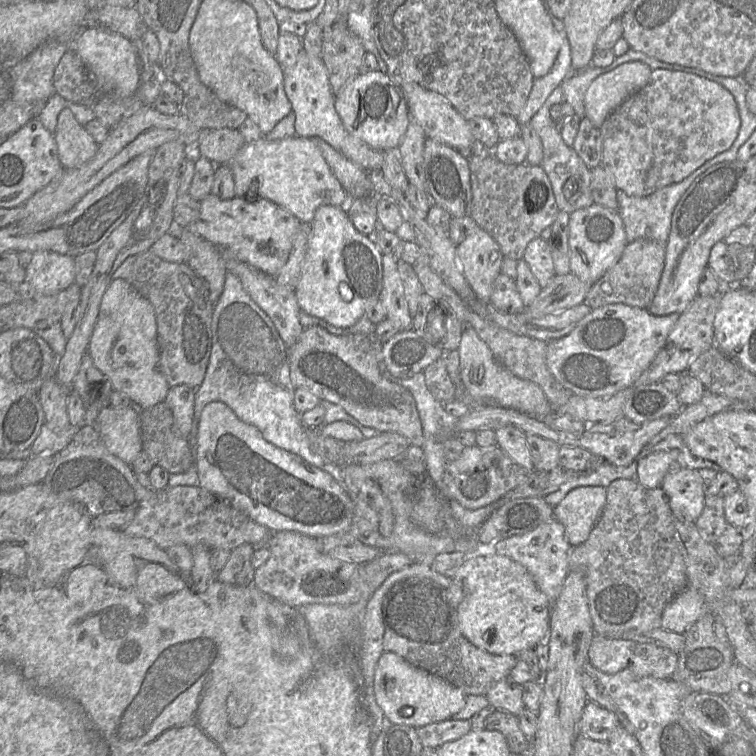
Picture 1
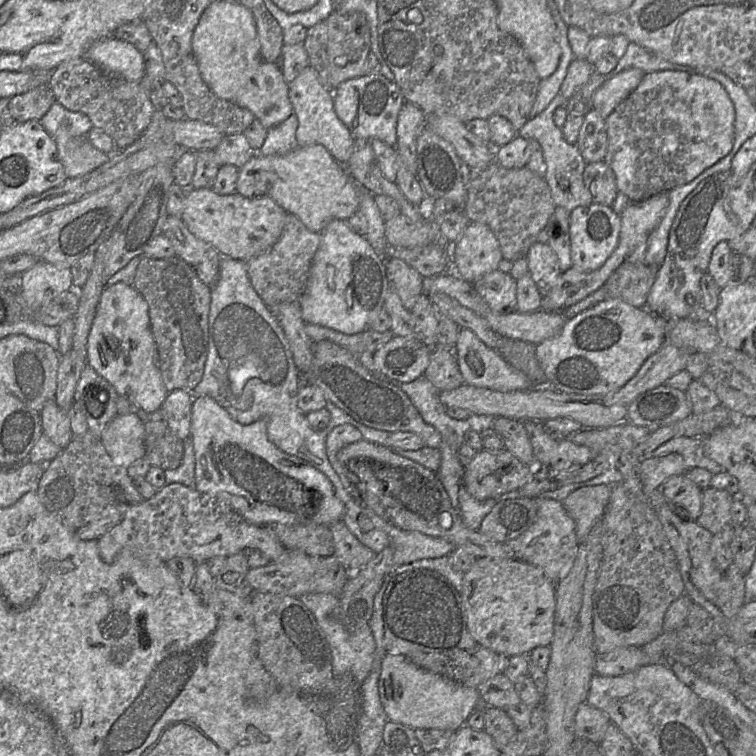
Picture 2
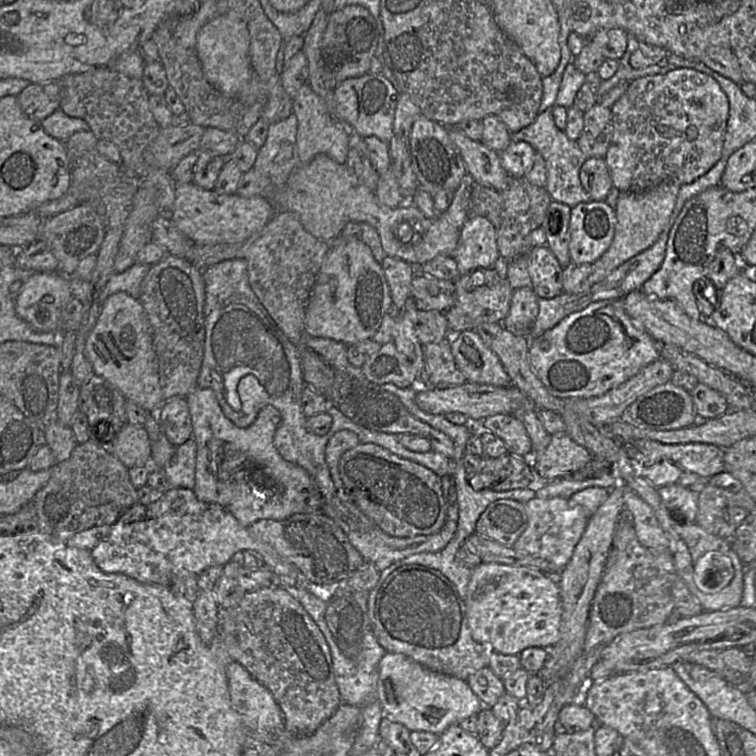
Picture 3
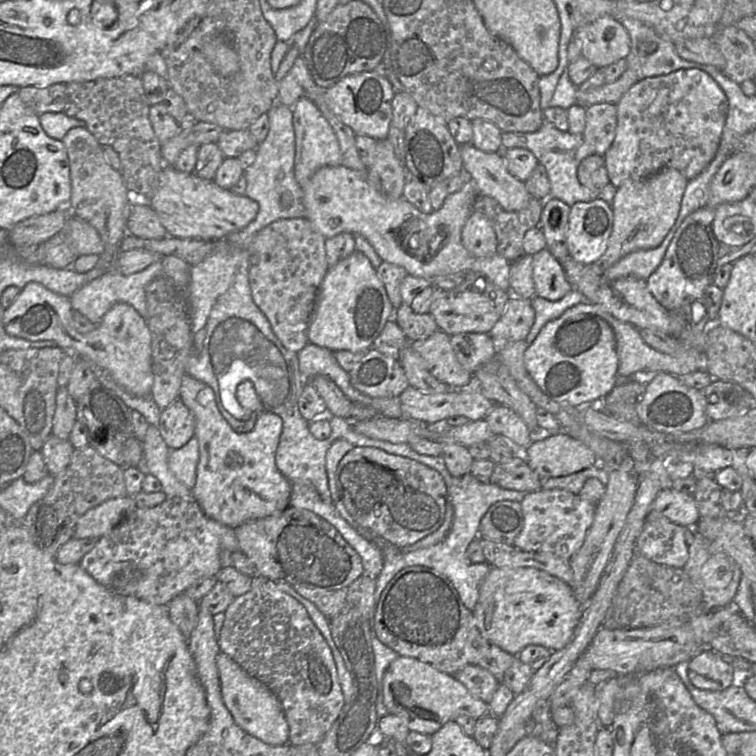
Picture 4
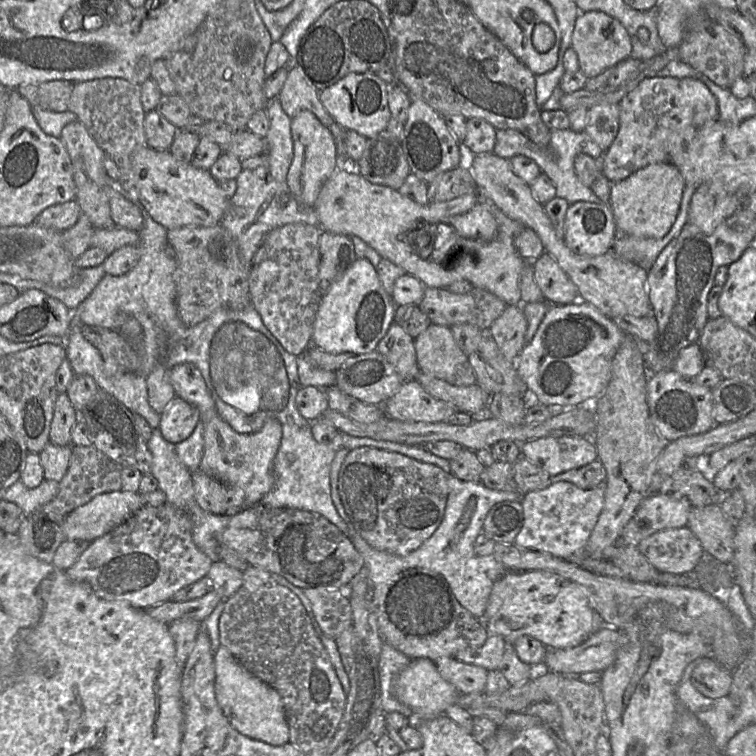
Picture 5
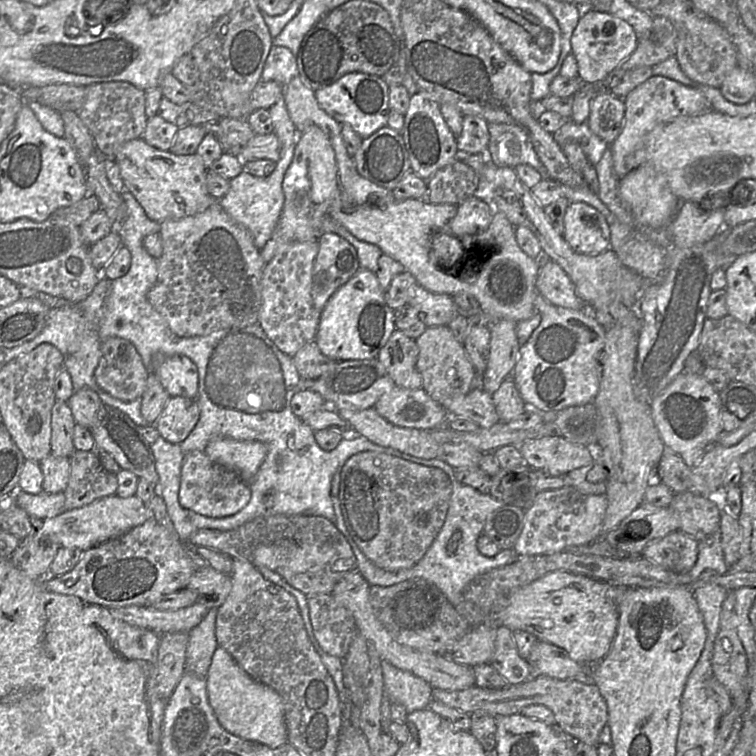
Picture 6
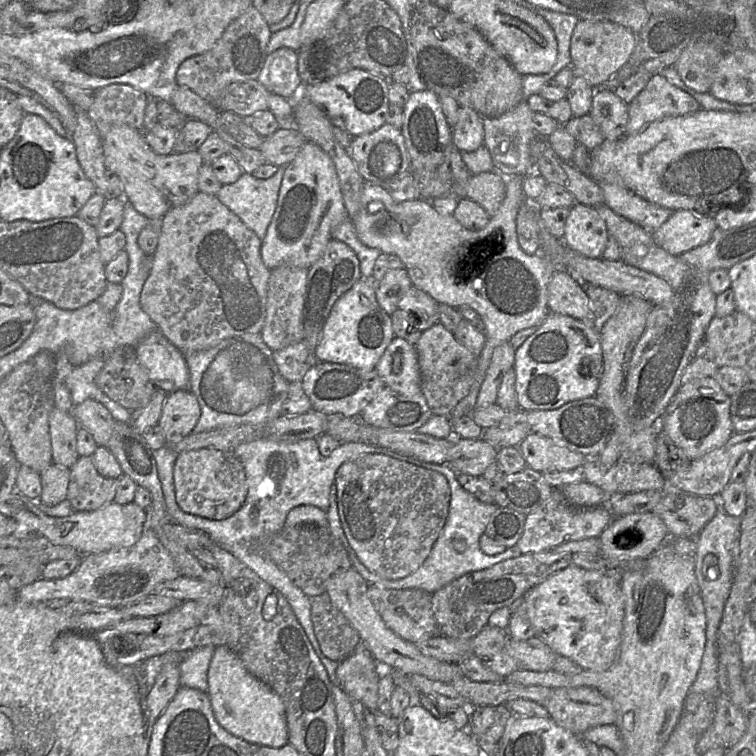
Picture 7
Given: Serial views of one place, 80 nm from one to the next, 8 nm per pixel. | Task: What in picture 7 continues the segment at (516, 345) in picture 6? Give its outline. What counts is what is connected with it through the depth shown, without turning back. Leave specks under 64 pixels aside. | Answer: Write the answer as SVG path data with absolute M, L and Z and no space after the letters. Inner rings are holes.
M510 341L495 348L476 402L476 409L495 404L499 387L506 372L514 367L515 349Z

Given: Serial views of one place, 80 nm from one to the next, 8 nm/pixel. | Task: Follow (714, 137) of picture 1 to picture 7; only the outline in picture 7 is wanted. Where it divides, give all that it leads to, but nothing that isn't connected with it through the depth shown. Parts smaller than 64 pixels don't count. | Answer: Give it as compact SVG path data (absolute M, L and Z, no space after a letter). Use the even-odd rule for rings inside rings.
M656 73L628 104L625 135L639 133L659 119L688 115L700 109L699 103L690 94L671 84L660 73Z

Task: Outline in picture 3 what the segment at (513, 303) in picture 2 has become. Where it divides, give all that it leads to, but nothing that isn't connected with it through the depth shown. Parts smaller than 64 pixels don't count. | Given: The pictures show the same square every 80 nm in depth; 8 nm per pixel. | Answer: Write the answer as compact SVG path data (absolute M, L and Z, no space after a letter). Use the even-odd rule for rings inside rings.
M478 268L460 276L455 281L455 288L455 303L445 313L450 334L459 334L465 330L475 330L483 323L502 323L509 313L514 289L506 278L501 278L492 268Z

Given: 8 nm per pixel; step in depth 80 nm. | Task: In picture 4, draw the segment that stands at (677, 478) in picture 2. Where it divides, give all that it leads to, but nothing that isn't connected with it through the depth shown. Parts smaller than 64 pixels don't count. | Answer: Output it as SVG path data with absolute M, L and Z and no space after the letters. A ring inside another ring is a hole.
M670 487L657 494L650 509L650 512L652 511L681 526L693 527L699 519L693 495L678 492Z

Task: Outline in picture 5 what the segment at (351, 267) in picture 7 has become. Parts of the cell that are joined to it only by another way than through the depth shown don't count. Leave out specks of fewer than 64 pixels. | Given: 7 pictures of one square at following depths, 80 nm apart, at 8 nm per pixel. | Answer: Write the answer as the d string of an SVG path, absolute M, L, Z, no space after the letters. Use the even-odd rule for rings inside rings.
M322 231L319 238L319 289L322 296L357 259L351 239Z

